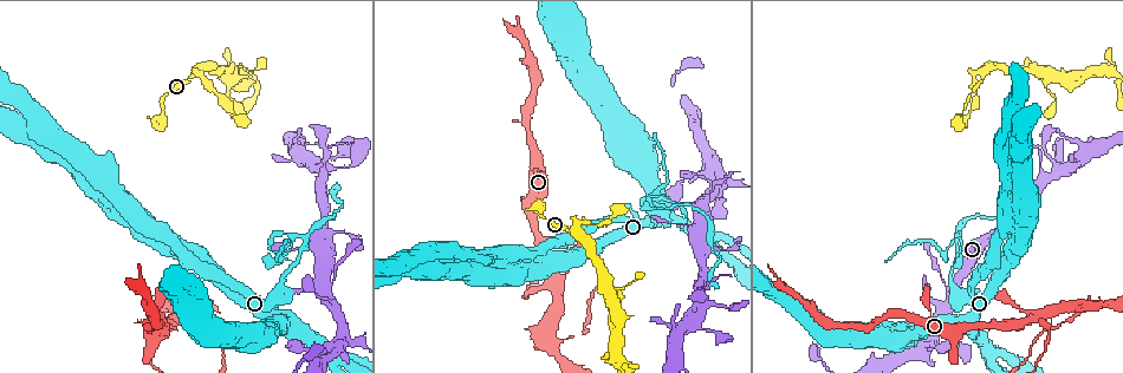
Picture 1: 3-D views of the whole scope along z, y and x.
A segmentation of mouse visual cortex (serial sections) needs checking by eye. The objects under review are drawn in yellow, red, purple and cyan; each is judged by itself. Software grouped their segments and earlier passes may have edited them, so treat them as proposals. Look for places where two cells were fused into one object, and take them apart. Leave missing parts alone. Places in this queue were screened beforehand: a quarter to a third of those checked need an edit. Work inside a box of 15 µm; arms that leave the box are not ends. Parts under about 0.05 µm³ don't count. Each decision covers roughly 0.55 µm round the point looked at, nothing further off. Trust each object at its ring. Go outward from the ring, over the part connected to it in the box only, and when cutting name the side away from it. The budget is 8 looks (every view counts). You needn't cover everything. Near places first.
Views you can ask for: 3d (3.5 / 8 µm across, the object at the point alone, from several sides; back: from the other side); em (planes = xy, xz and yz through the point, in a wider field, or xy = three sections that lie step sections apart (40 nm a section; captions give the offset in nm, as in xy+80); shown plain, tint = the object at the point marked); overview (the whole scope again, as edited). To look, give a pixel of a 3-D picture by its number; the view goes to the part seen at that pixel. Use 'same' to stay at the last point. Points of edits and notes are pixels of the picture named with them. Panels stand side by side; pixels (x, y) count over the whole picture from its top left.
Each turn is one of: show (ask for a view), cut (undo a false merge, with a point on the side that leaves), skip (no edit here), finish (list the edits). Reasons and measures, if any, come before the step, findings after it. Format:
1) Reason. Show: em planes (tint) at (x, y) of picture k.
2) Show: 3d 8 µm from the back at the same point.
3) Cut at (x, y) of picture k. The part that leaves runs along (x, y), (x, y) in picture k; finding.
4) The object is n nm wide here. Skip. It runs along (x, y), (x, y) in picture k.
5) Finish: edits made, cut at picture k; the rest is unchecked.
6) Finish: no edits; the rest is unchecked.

Show: 3d 3.5 µm at (313, 249) of picture 1.

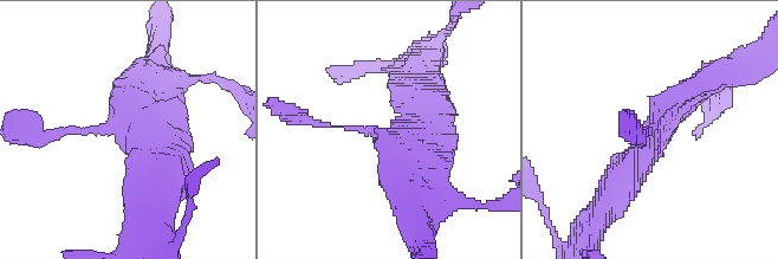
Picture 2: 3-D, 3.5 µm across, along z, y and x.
Show: em xy step 3 (tint) at (112, 126) of picture 2.

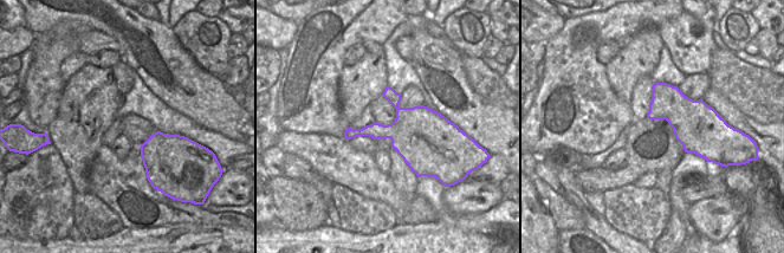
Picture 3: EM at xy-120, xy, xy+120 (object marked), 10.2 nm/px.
Skip. It runs along (34, 135), (136, 124), (161, 168) in picture 2; continuous, no second cell.

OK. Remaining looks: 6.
Two arms in line, one across. Show: 3d 8 µm at (325, 289) of picture 1.

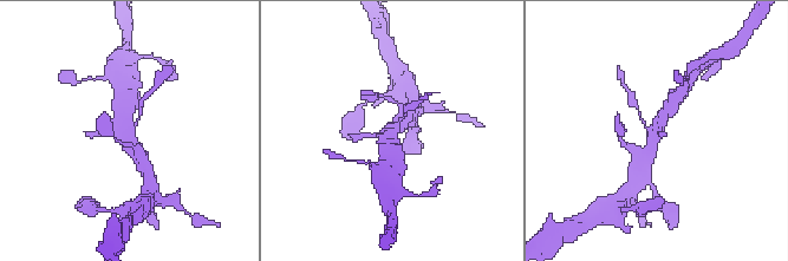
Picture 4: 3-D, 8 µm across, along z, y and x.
Need the tissue. Show: em xy step 2 (tint) at (654, 134) of picture 4.

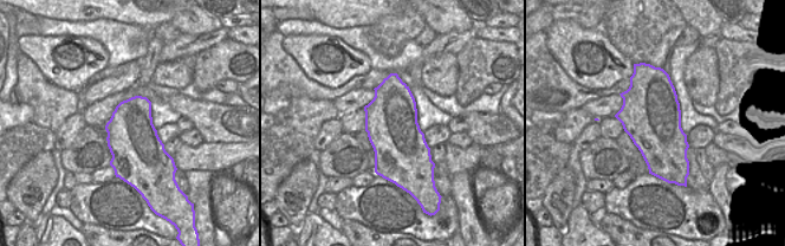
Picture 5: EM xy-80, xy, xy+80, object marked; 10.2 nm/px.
The object is 550 nm wide here. Skip. It runs along (672, 103), (640, 160) in picture 4; continuous, no second cell.

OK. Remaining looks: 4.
Three arms meet. Show: 3d 3.5 µm at (196, 73) of picture 1.

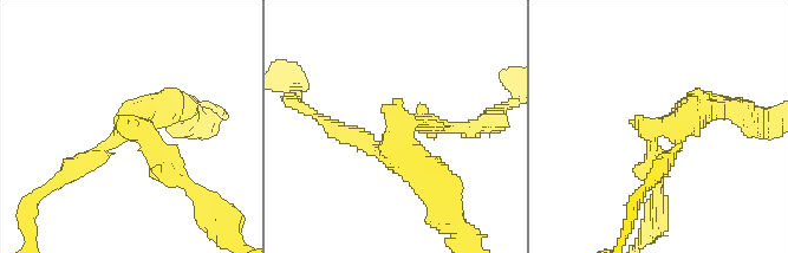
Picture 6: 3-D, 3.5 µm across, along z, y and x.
3 arms meet here; the arms are 200, 250, 450 nm wide; shape alone is not enough. Show: em xy step 2 (tint) at (133, 129) of picture 6.

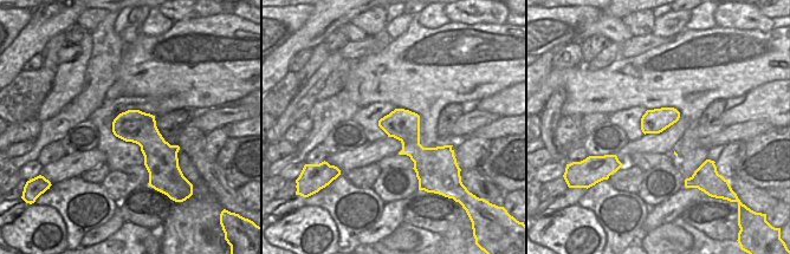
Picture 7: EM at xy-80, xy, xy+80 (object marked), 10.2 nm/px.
The object is 320 nm wide here. Cut at (173, 151) of picture 6. The part that leaves runs along (127, 128), (210, 203) in picture 6; two cells meet here.

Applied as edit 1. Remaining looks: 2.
Finish: edits made, cut at picture 6; the rest is unchecked.

